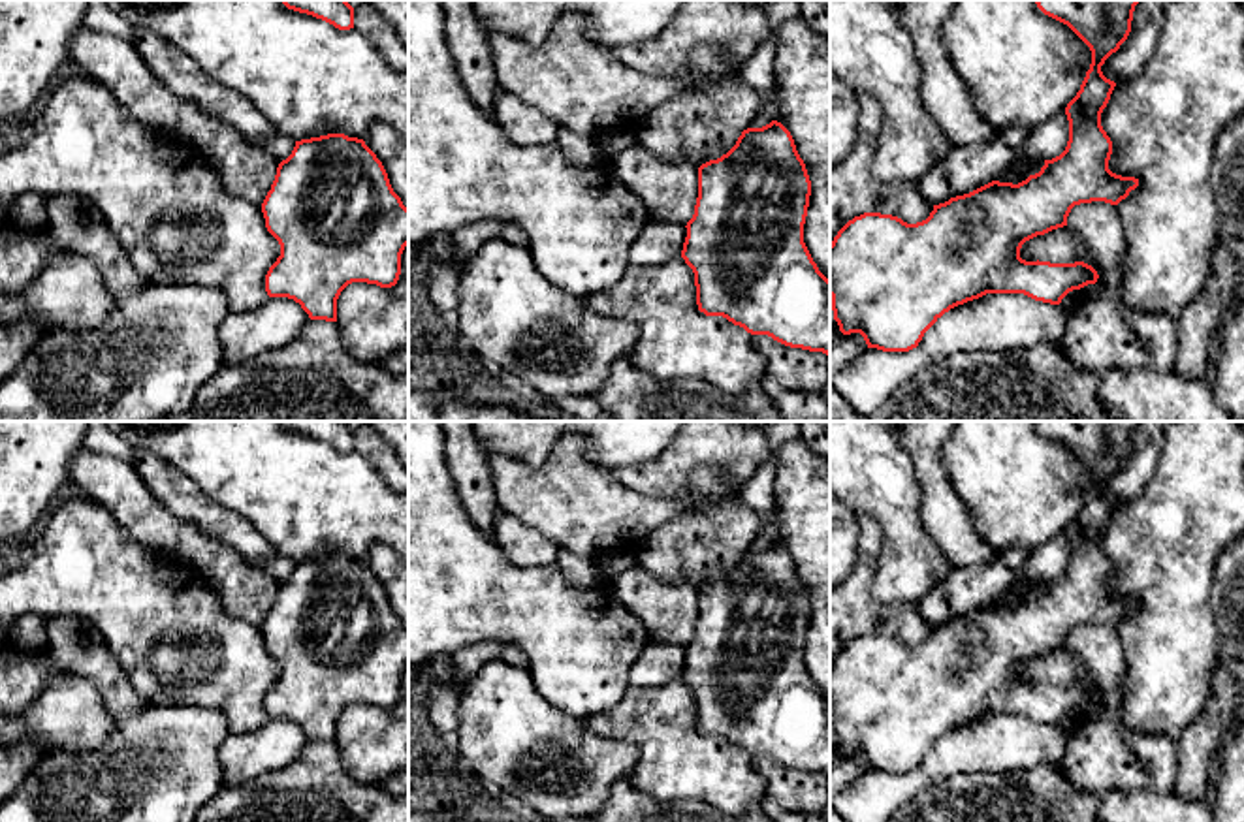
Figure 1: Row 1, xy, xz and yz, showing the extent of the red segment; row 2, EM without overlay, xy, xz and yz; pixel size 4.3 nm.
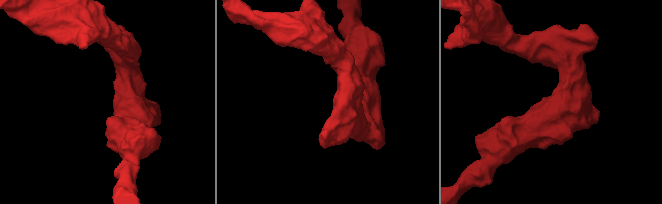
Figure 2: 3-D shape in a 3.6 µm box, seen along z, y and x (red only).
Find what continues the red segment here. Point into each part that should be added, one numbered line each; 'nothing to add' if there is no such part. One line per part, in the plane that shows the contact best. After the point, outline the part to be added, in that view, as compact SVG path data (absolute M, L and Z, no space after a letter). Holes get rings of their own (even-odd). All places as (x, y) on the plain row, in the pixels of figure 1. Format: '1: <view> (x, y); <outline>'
nothing to add

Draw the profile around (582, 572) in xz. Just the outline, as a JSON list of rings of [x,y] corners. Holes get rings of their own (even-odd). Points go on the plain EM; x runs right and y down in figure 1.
[[[559,547],[555,564],[563,572],[565,579],[578,589],[589,589],[606,579],[593,559],[585,559],[565,547]]]

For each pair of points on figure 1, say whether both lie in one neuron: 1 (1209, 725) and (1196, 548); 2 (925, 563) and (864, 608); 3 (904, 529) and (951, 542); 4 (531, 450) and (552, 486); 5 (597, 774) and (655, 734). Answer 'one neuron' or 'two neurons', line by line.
1: two neurons
2: two neurons
3: two neurons
4: two neurons
5: two neurons

